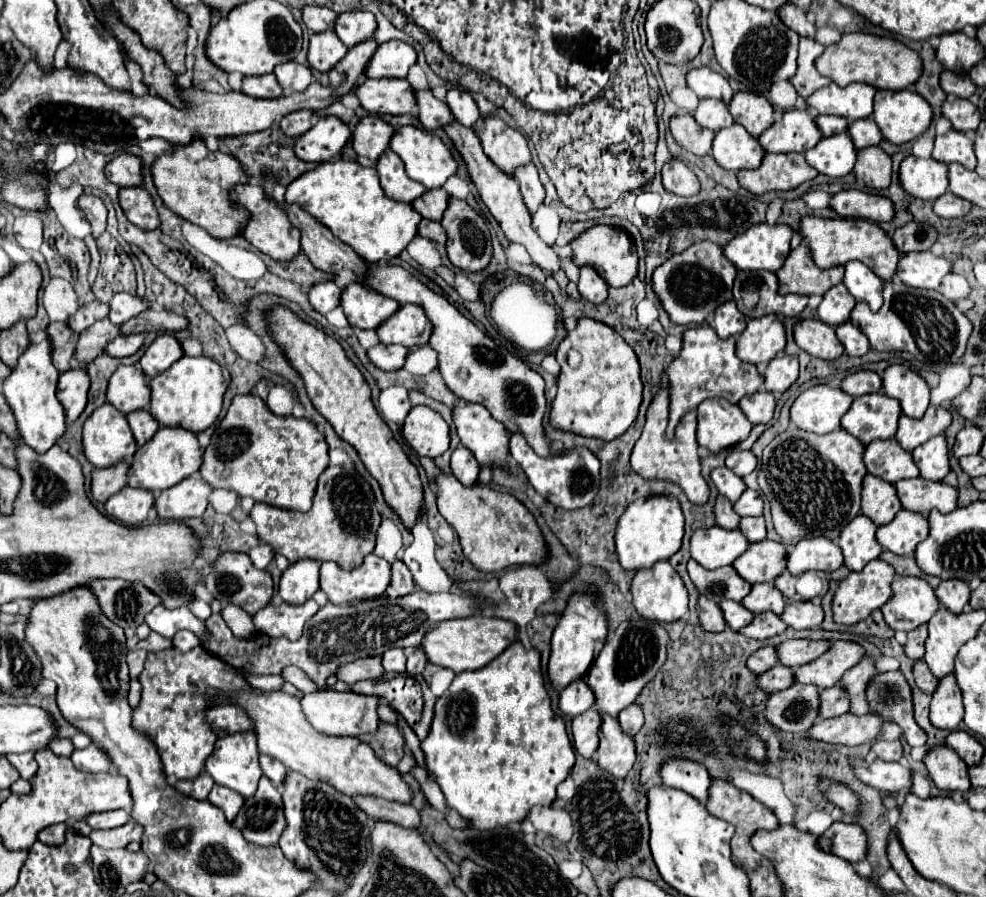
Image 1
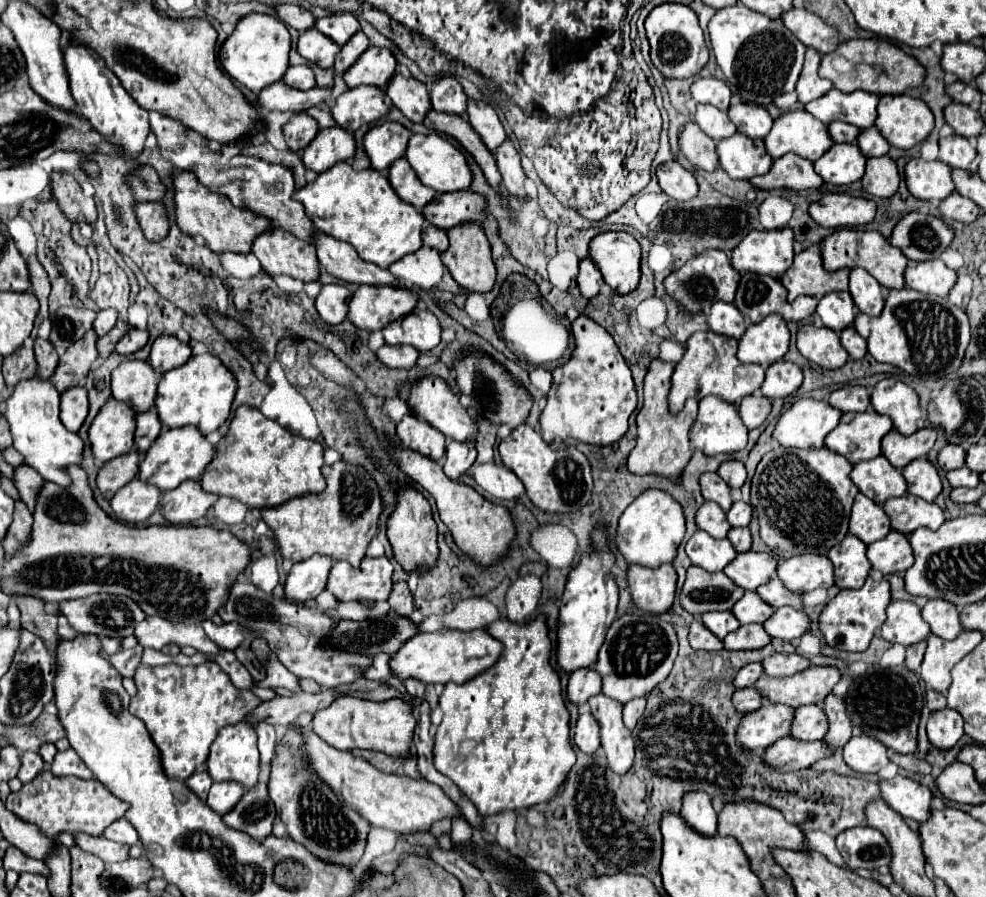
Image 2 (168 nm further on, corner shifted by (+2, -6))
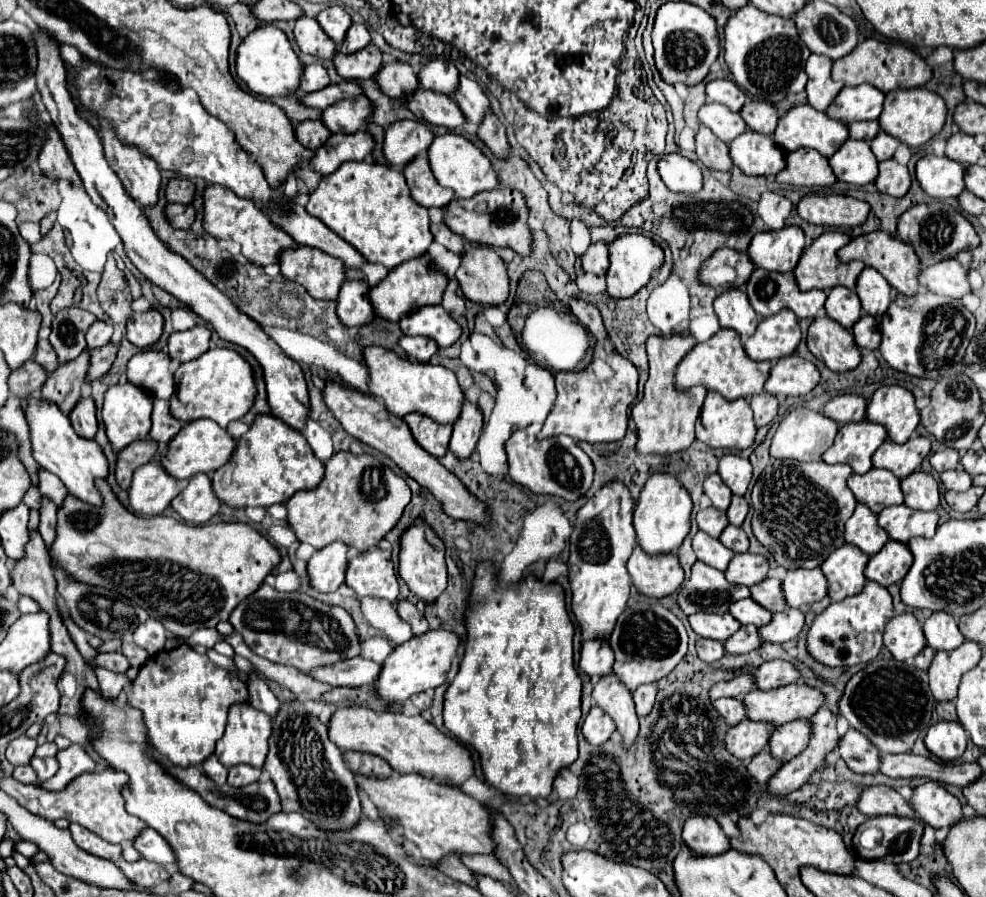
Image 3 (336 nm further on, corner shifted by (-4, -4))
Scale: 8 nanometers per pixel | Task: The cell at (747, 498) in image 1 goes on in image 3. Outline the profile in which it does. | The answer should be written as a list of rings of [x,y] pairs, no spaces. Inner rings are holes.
[[[733,496],[731,506],[729,506],[729,510],[727,510],[729,522],[731,522],[733,526],[741,526],[743,520],[745,520],[745,516],[747,516],[747,512],[749,512],[747,500],[745,500],[743,496]]]

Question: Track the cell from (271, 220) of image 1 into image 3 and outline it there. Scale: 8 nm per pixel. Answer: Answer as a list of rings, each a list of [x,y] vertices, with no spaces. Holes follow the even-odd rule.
[[[303,244],[287,248],[279,252],[279,256],[281,274],[287,280],[301,284],[313,298],[337,298],[339,286],[345,280],[345,266],[341,260]]]

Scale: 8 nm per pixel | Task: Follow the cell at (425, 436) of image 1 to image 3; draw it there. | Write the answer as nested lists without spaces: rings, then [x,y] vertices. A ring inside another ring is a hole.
[[[409,414],[403,416],[407,422],[415,442],[425,448],[435,458],[443,458],[451,440],[451,426],[449,424],[437,424],[435,420],[429,420],[429,416],[421,414]]]

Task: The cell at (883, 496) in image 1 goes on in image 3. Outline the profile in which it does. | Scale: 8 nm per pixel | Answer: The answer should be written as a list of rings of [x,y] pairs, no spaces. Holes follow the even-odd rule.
[[[857,504],[853,516],[845,524],[845,540],[873,556],[889,540],[889,534],[885,534],[885,530],[877,524],[877,514],[873,514],[867,504]]]

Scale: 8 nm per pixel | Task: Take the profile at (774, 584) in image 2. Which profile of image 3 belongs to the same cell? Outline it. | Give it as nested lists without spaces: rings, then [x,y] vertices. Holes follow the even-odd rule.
[[[781,568],[781,574],[774,575],[774,571],[772,576],[769,576],[769,572],[767,578],[763,580],[763,582],[759,582],[759,584],[755,584],[755,586],[751,586],[751,598],[755,600],[755,602],[759,602],[763,608],[767,608],[769,612],[783,612],[785,608],[787,608],[787,602],[785,602],[785,596],[783,596],[783,588],[782,582],[783,578],[786,576],[786,569]]]

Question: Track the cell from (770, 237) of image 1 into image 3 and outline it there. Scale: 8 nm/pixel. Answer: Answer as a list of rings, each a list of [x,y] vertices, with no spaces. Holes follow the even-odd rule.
[[[785,226],[775,232],[761,232],[753,236],[747,250],[755,268],[791,272],[805,248],[805,236],[799,226]]]

